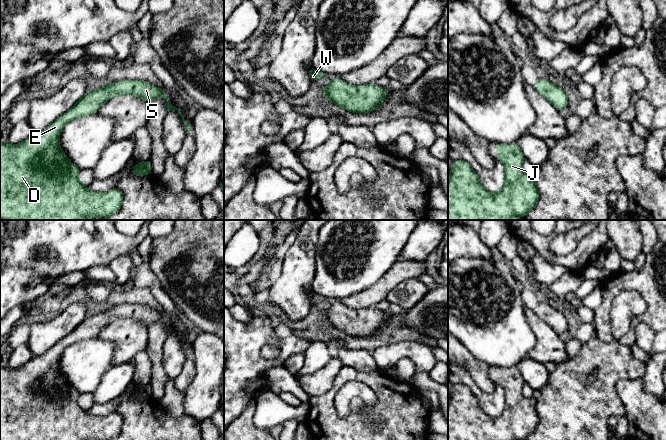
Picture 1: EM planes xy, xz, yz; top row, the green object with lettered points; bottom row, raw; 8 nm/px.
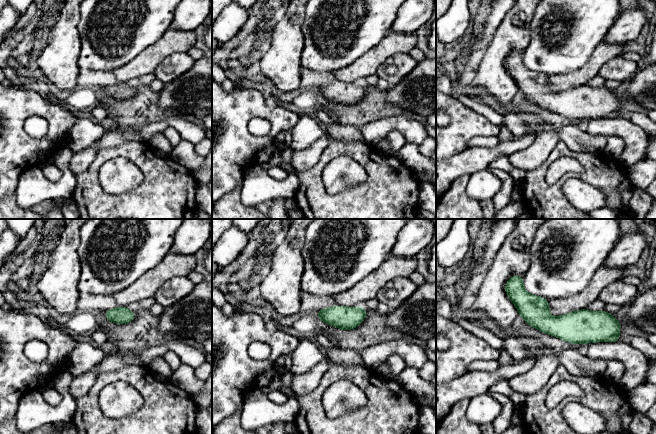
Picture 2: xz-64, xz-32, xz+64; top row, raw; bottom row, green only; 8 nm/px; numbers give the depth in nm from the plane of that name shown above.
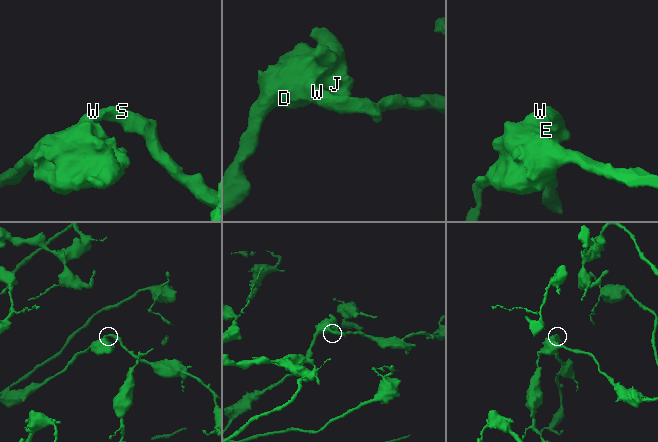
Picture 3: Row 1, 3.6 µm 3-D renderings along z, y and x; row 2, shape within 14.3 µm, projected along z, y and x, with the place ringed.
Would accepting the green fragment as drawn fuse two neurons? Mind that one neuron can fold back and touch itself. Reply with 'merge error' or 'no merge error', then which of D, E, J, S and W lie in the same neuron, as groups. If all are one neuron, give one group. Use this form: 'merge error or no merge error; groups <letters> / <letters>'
no merge error; groups D E J S W

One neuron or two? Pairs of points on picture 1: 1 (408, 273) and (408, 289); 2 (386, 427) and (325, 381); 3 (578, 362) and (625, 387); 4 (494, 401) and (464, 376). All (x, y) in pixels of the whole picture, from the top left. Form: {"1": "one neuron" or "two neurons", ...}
{"1": "two neurons", "2": "two neurons", "3": "two neurons", "4": "one neuron"}

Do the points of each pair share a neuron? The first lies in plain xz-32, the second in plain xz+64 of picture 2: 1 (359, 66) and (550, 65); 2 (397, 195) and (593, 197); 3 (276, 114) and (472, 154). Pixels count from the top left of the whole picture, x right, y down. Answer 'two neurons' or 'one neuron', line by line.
1: two neurons
2: two neurons
3: two neurons

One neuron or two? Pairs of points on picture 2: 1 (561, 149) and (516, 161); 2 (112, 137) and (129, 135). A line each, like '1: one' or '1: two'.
1: two
2: one

